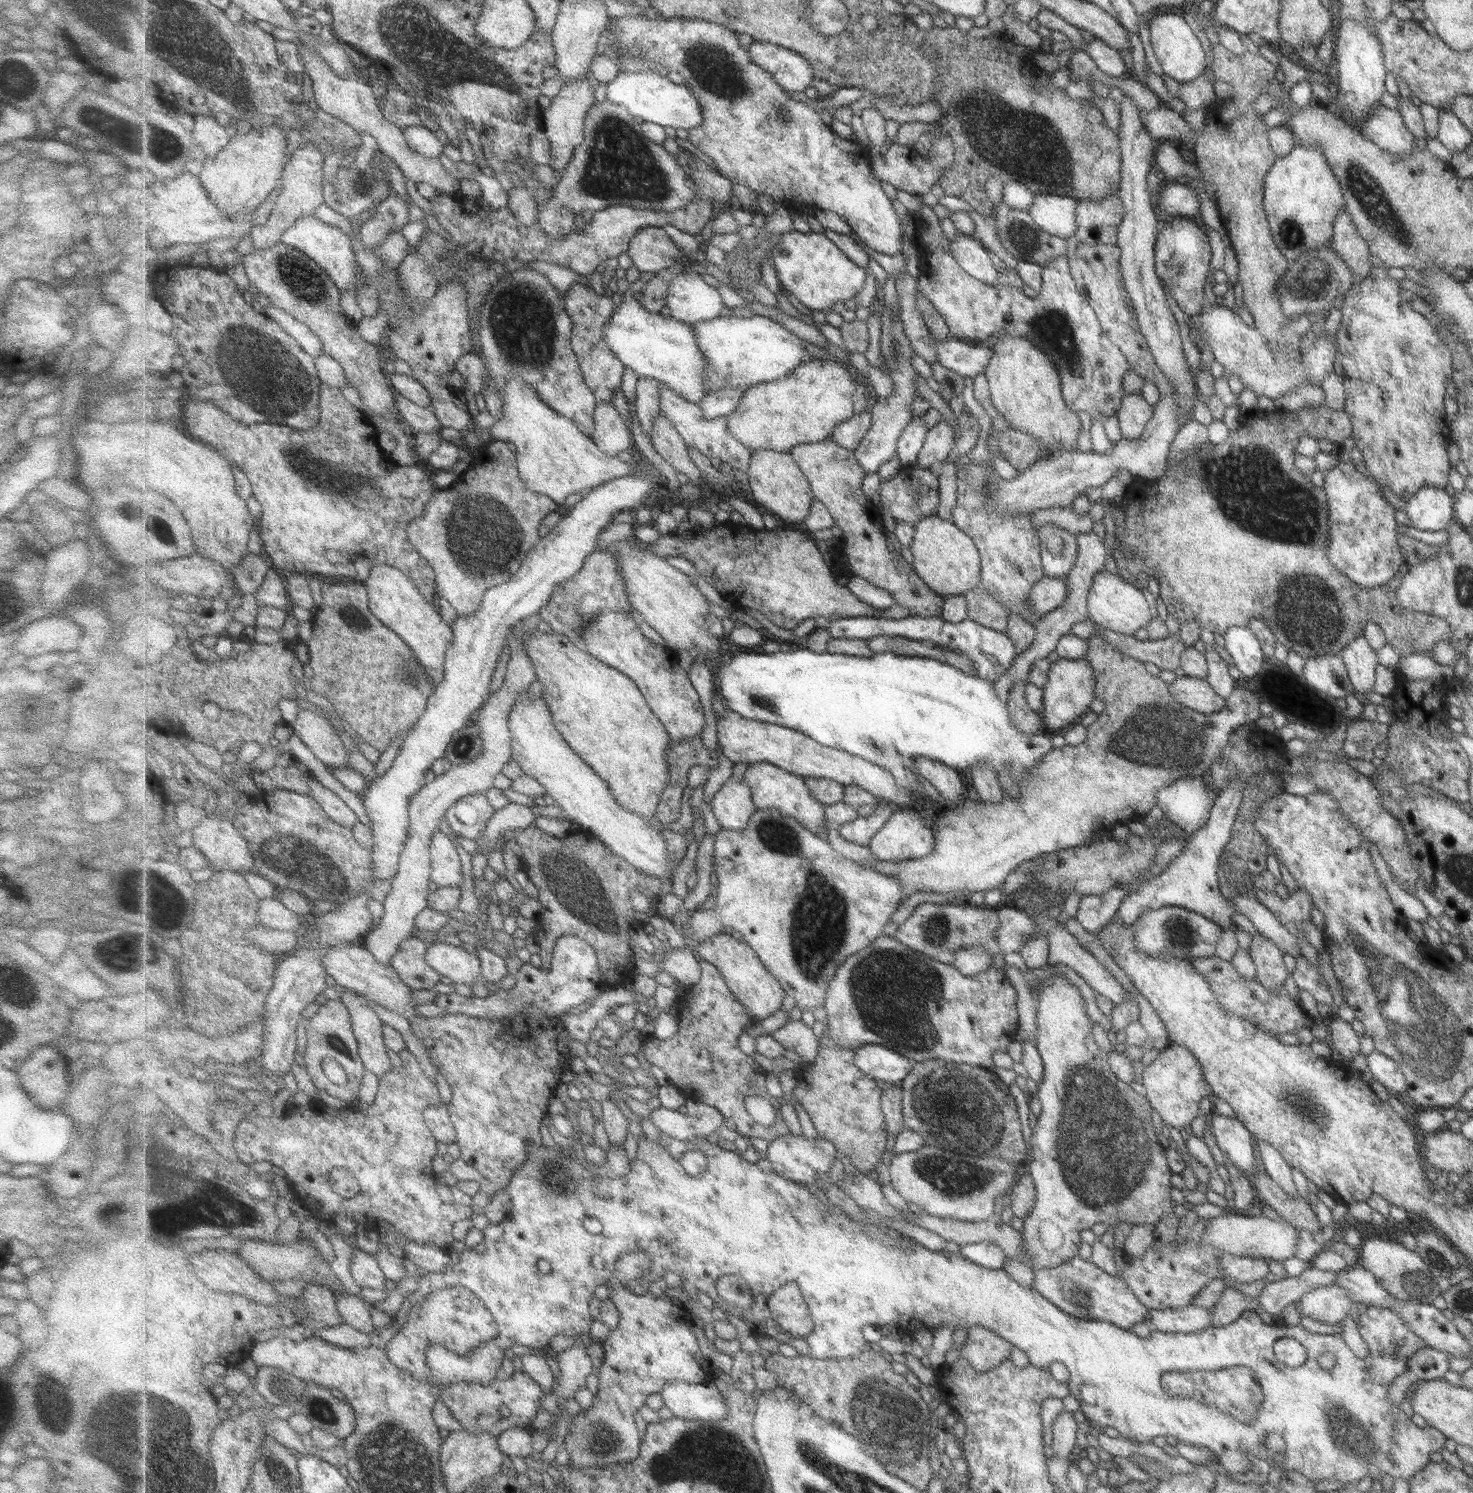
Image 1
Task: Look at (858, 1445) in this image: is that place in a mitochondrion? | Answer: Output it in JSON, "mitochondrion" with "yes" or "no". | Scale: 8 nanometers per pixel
{"mitochondrion":"yes"}

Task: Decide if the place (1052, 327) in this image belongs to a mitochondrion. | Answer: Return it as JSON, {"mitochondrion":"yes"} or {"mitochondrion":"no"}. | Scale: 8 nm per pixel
{"mitochondrion":"yes"}

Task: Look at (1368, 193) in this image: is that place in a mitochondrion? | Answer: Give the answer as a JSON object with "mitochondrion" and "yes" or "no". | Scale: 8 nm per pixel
{"mitochondrion":"yes"}

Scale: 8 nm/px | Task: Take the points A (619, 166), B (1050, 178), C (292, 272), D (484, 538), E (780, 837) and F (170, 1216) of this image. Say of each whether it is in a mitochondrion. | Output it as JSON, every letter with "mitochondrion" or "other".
{"A":"mitochondrion","B":"mitochondrion","C":"mitochondrion","D":"mitochondrion","E":"mitochondrion","F":"mitochondrion"}

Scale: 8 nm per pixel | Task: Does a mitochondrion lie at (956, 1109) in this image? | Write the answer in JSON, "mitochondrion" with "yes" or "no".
{"mitochondrion":"yes"}

